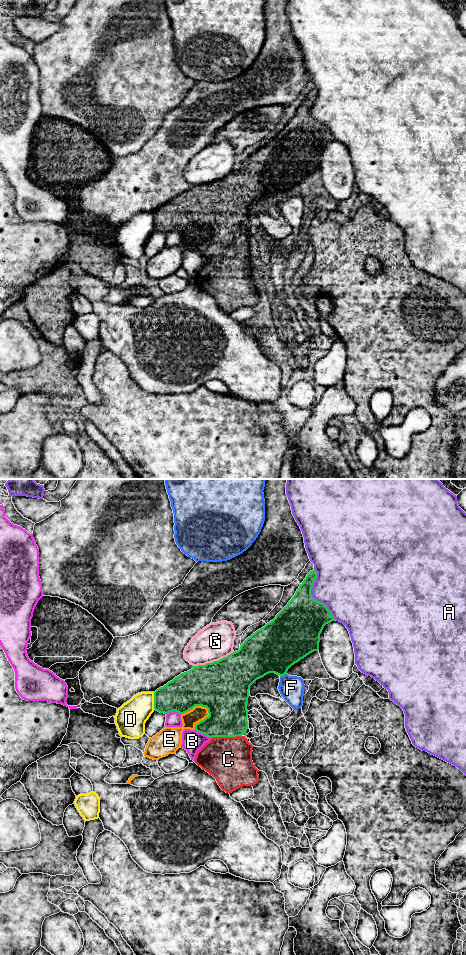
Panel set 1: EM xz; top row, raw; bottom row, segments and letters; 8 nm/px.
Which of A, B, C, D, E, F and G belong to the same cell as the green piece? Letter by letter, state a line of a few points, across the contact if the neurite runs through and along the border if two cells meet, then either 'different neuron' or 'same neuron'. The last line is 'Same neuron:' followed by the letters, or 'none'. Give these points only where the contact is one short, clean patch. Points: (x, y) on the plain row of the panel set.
A: different neuron
B: different neuron
C: same neuron
D: line xz (153, 212), (153, 227), (155, 229); different neuron
E: different neuron
F: different neuron
G: different neuron
Same neuron: C

